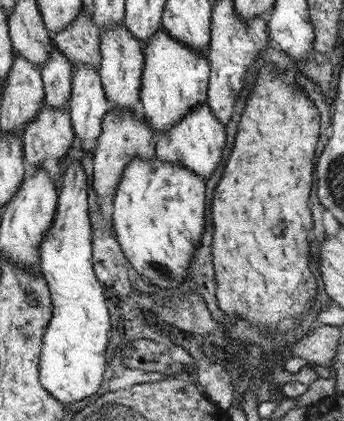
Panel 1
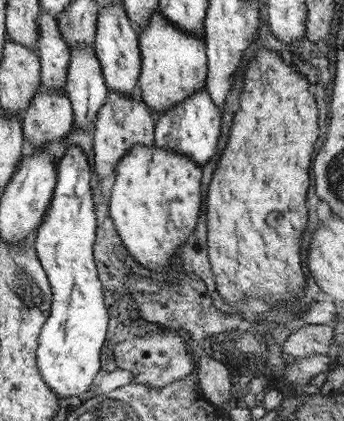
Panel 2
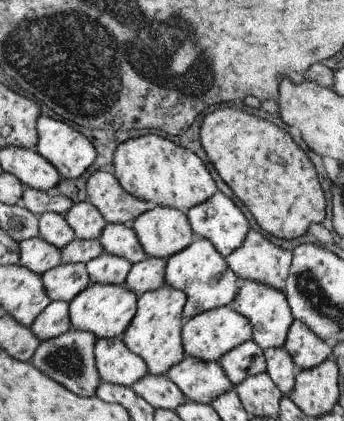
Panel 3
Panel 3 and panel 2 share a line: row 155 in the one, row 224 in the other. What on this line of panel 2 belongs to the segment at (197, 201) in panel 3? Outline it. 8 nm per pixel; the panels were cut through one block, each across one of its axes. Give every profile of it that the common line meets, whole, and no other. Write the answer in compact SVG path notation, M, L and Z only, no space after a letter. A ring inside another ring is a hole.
M135 144L115 166L109 218L131 256L153 276L169 278L171 256L195 226L199 210L201 166L187 154L155 144Z

